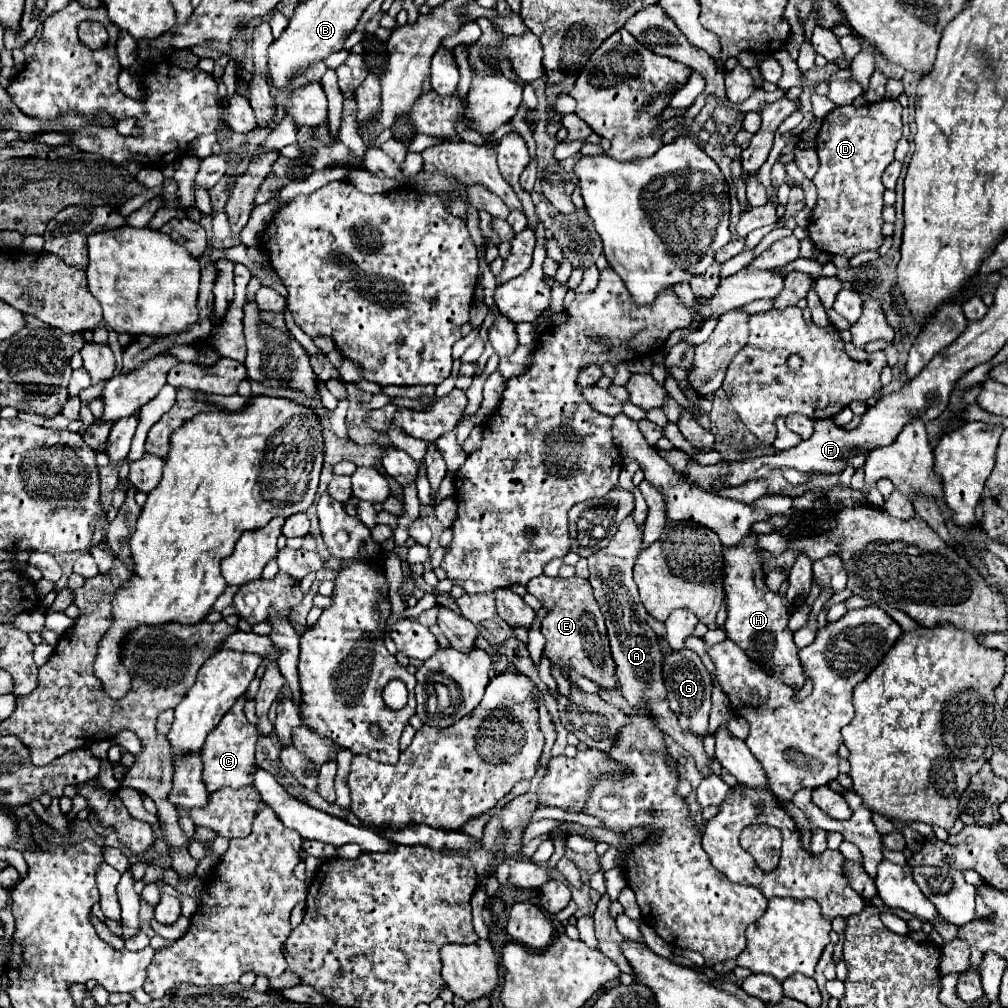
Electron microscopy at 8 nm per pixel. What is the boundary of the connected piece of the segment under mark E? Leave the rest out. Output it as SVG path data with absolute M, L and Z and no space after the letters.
M540 574L538 578L532 578L532 582L528 582L526 588L548 610L548 614L542 618L542 634L546 638L544 656L548 658L550 666L560 668L562 672L574 670L580 676L598 684L604 692L616 690L616 664L608 650L604 616L592 596L590 582L578 576L550 578L546 574Z

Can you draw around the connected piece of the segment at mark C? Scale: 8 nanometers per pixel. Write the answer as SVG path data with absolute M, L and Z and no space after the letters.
M238 698L238 702L228 710L228 714L220 720L220 724L208 734L206 744L202 748L202 760L204 760L204 784L208 792L220 790L222 786L230 788L242 788L252 784L252 772L254 772L254 744L256 744L258 730L252 726L244 716L244 698Z

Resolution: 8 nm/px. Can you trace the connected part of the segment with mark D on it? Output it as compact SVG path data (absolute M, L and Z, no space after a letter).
M880 100L874 104L866 104L862 108L854 106L838 106L830 114L824 116L822 128L816 138L816 152L820 158L820 170L812 178L818 188L818 202L814 214L810 218L808 236L812 238L814 246L828 254L840 256L854 256L862 250L878 250L884 236L880 232L882 220L882 172L894 160L894 150L898 140L902 138L902 106L898 100Z

